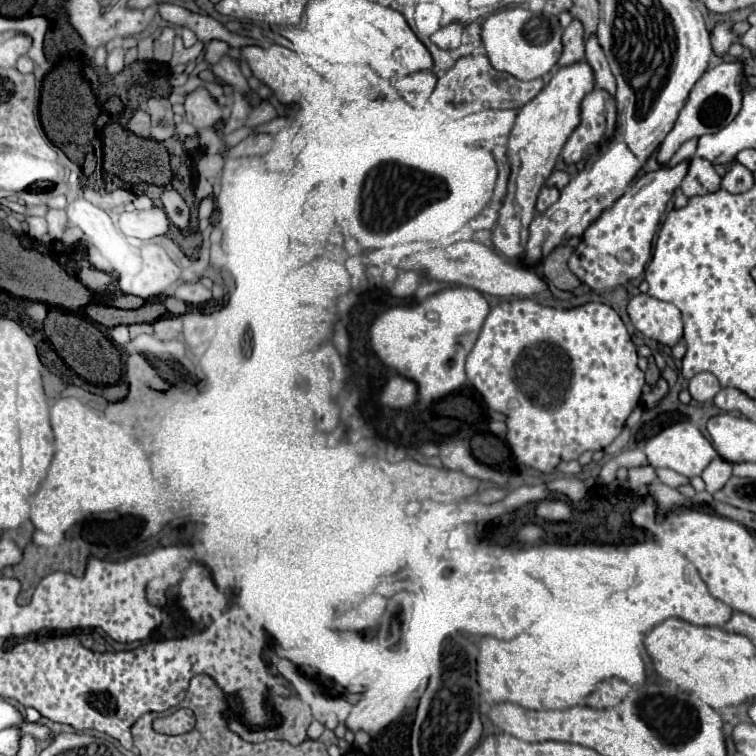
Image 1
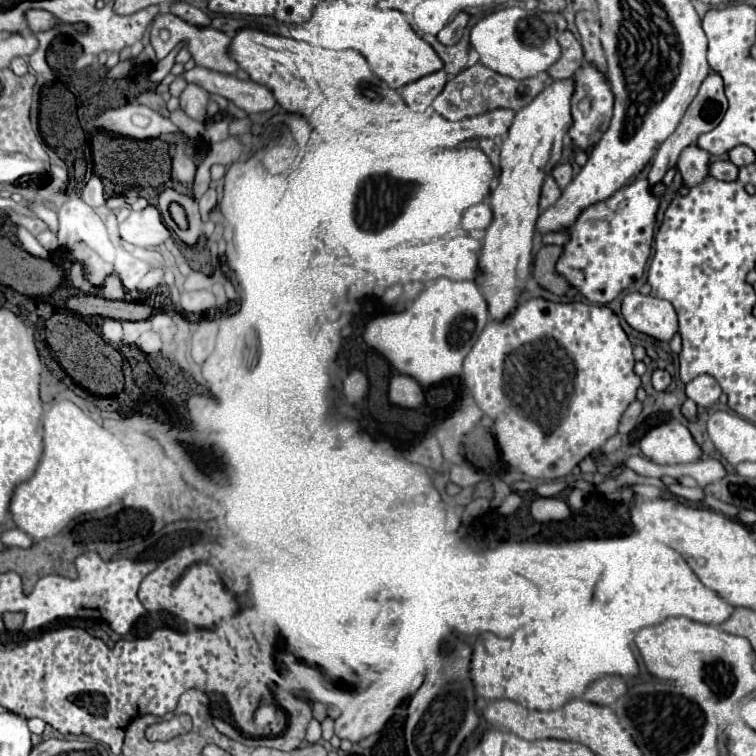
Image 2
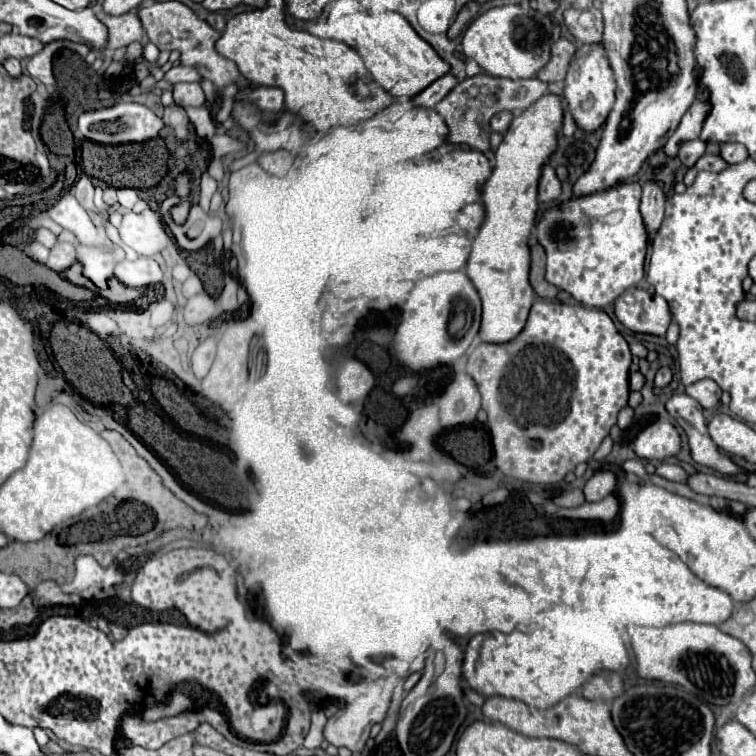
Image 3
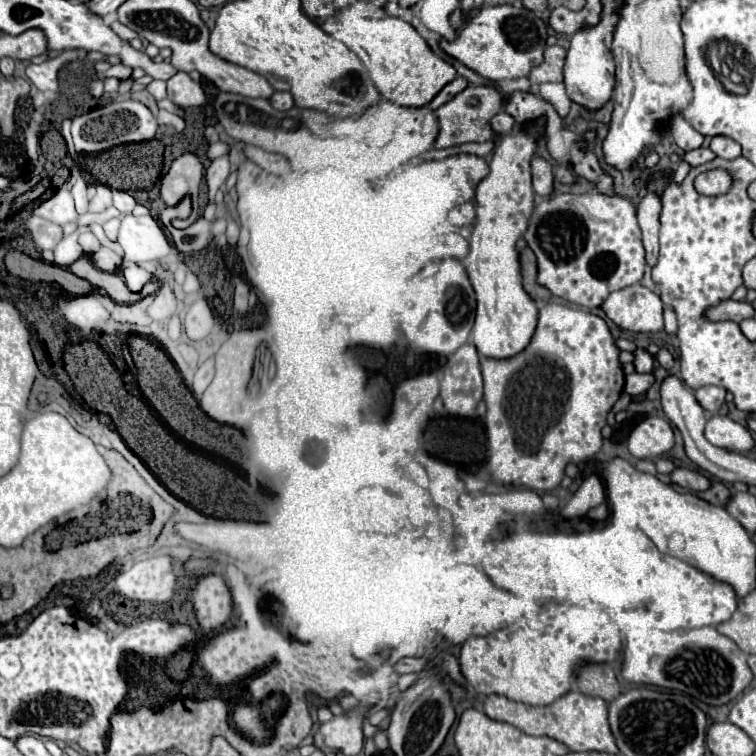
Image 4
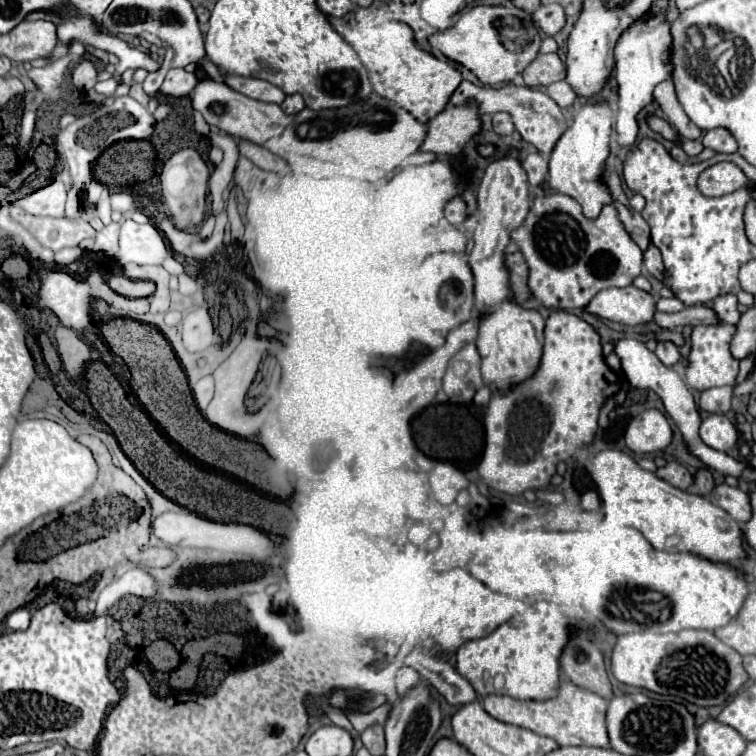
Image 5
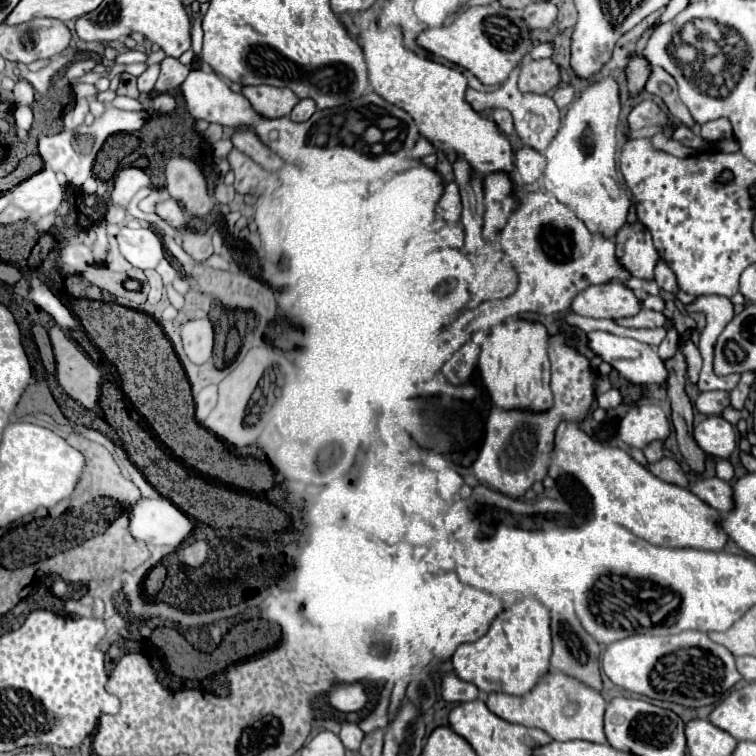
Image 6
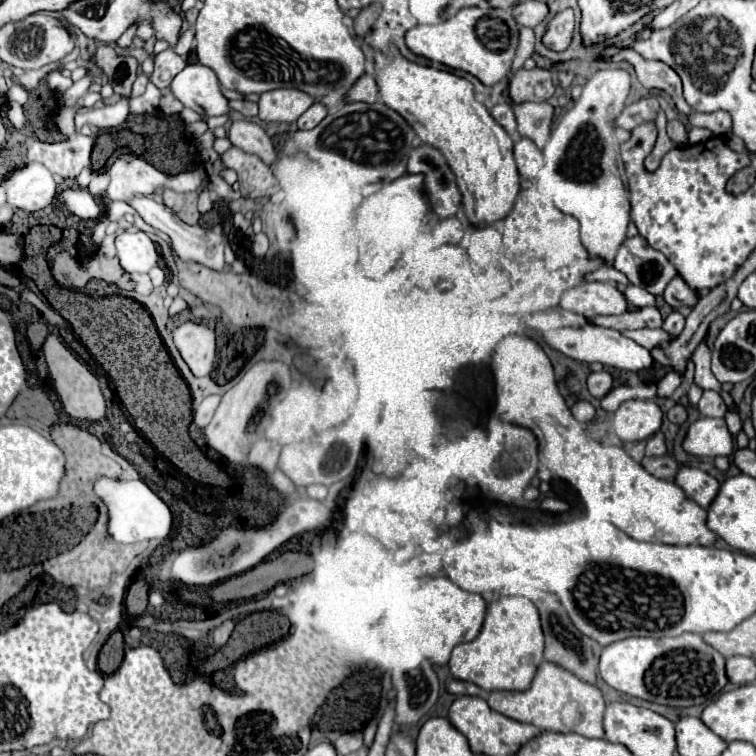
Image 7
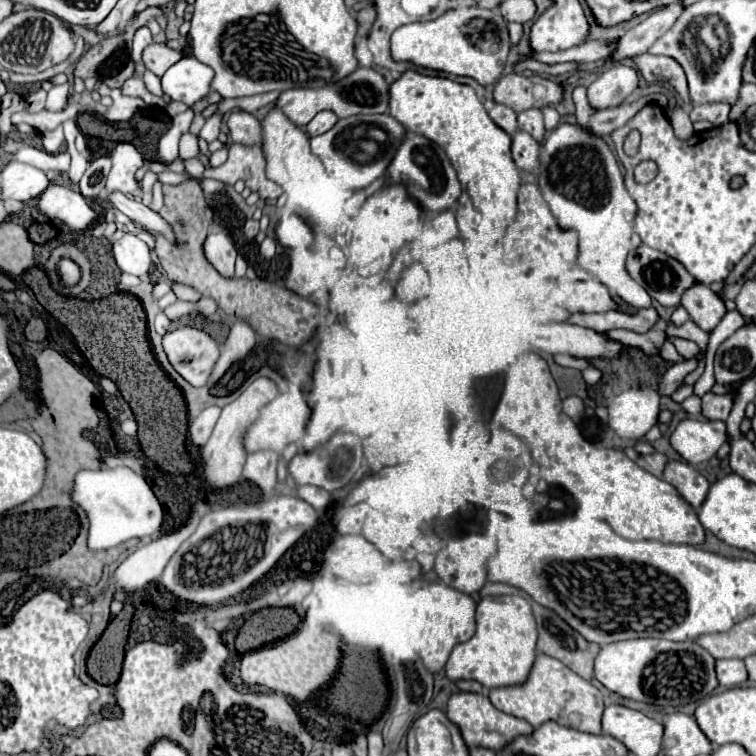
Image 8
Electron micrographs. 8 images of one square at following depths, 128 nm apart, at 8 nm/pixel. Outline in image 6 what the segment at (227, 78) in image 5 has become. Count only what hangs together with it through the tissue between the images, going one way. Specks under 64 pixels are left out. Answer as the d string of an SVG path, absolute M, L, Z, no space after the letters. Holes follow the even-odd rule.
M242 86L242 94L252 102L252 108L258 114L264 114L266 118L280 118L288 116L292 106L298 102L296 94L288 88L276 88L276 86Z

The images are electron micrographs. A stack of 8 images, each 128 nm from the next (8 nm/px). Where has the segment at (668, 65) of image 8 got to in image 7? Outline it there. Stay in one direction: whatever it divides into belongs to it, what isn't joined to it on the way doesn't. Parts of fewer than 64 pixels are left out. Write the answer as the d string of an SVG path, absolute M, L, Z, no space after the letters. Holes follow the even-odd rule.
M624 50L620 56L624 56L624 60L628 60L634 70L636 70L636 76L640 80L640 84L644 88L656 88L656 90L664 90L666 94L670 94L670 98L674 100L676 104L676 110L680 114L686 114L690 116L692 108L688 106L688 102L684 100L682 96L682 82L680 82L680 76L664 62L658 62L658 60L644 60L640 54L636 54L634 50Z

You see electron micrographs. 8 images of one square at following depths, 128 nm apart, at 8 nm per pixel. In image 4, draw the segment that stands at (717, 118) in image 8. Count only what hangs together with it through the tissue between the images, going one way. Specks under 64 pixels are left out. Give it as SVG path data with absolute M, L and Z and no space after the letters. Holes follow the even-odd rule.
M714 136L710 142L710 150L716 152L716 156L720 156L724 160L734 160L742 154L740 144L734 142L732 138L726 138L726 136Z

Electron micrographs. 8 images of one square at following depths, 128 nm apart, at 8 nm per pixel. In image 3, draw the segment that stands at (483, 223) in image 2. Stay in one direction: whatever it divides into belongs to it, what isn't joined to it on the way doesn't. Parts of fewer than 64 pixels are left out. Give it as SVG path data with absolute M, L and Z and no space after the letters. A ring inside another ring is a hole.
M480 202L464 206L464 210L456 216L456 222L464 232L476 232L484 222L484 206Z

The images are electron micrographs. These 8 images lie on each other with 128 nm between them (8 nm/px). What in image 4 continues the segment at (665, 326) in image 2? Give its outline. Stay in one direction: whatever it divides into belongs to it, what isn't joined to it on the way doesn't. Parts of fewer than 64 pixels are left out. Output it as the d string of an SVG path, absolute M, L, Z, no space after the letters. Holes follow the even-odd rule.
M642 284L612 292L602 304L606 316L630 332L660 332L664 330L662 300L656 292Z

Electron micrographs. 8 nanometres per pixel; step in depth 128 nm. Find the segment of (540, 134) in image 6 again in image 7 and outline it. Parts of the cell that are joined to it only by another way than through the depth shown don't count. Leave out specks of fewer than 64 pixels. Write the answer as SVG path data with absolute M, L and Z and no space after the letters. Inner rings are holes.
M520 28L520 46L516 50L516 58L514 58L514 66L512 66L512 74L524 66L526 58L530 58L534 52L534 32L530 28ZM506 96L508 104L512 106L518 122L518 132L522 138L532 140L538 148L544 148L548 142L550 130L552 130L552 120L554 120L554 106L548 102L522 102L514 104Z

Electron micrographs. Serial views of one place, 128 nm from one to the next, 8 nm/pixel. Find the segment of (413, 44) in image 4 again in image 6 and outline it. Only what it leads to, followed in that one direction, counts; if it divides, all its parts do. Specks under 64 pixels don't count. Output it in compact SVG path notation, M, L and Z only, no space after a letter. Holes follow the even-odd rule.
M374 26L360 30L358 34L372 90L386 102L406 110L422 136L426 136L438 150L442 150L450 162L464 156L472 166L472 176L486 176L490 172L514 174L514 158L510 142L494 122L476 114L464 100L468 88L466 76L454 68L448 68L430 58L422 58L410 52L402 44L402 30L398 26L388 26L378 30Z

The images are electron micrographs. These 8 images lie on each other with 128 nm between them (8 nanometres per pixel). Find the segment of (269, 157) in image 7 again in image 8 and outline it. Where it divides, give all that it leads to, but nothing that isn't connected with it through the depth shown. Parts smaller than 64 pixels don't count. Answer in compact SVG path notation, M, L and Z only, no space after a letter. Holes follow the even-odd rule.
M242 110L232 112L228 116L228 128L230 128L232 142L236 142L236 144L260 146L260 142L262 142L262 126L248 112L242 112Z

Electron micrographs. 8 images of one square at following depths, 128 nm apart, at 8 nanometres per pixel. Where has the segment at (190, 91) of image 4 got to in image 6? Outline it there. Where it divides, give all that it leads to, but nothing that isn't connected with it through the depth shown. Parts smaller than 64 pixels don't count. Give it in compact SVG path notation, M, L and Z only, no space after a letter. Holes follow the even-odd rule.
M164 58L162 60L162 70L156 82L156 92L170 92L178 86L182 86L182 82L186 80L186 76L190 74L190 68L180 64L176 58Z

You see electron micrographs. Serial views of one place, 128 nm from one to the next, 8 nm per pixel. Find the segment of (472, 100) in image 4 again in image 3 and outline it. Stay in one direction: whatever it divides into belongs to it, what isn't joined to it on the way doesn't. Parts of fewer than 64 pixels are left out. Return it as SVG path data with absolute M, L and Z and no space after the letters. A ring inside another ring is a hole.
M476 74L472 78L466 78L462 82L458 82L448 92L448 96L436 104L436 112L444 118L446 126L450 128L450 138L448 138L450 142L468 144L474 150L490 152L488 122L490 122L492 132L504 134L508 130L512 118L514 118L512 112L526 110L546 92L548 92L548 84L538 80L538 78L510 80L510 78L494 78L494 76L488 76L488 74ZM500 110L504 110L504 112L500 112ZM508 110L512 110L512 112L508 112Z

